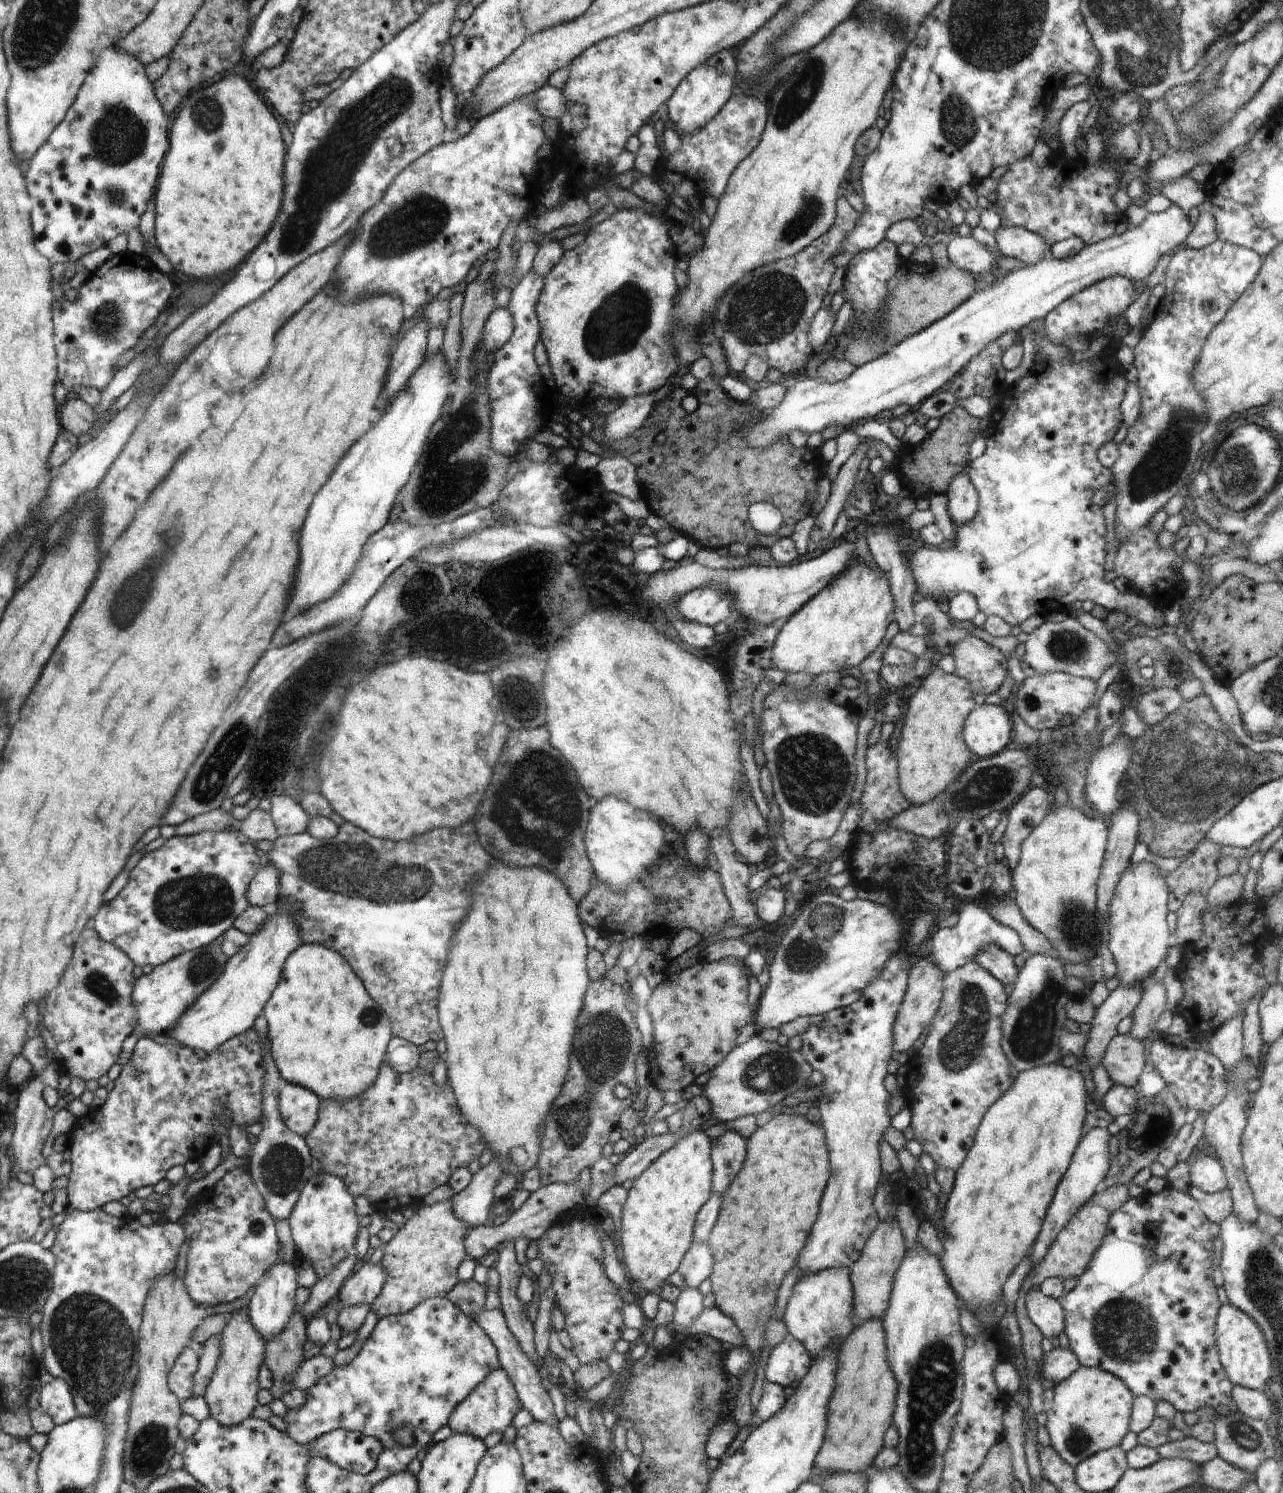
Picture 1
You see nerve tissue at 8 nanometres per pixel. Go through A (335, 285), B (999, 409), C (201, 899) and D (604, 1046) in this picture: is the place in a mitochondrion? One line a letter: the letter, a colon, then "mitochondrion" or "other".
A: other
B: other
C: mitochondrion
D: mitochondrion

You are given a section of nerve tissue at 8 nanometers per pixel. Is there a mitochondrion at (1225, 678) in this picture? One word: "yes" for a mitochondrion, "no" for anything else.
no

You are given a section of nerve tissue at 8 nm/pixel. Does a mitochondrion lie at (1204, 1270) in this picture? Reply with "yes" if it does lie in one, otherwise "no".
no

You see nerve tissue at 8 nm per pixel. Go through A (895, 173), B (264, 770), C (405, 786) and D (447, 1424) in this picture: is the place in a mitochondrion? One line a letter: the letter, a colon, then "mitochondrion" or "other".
A: other
B: mitochondrion
C: other
D: other

